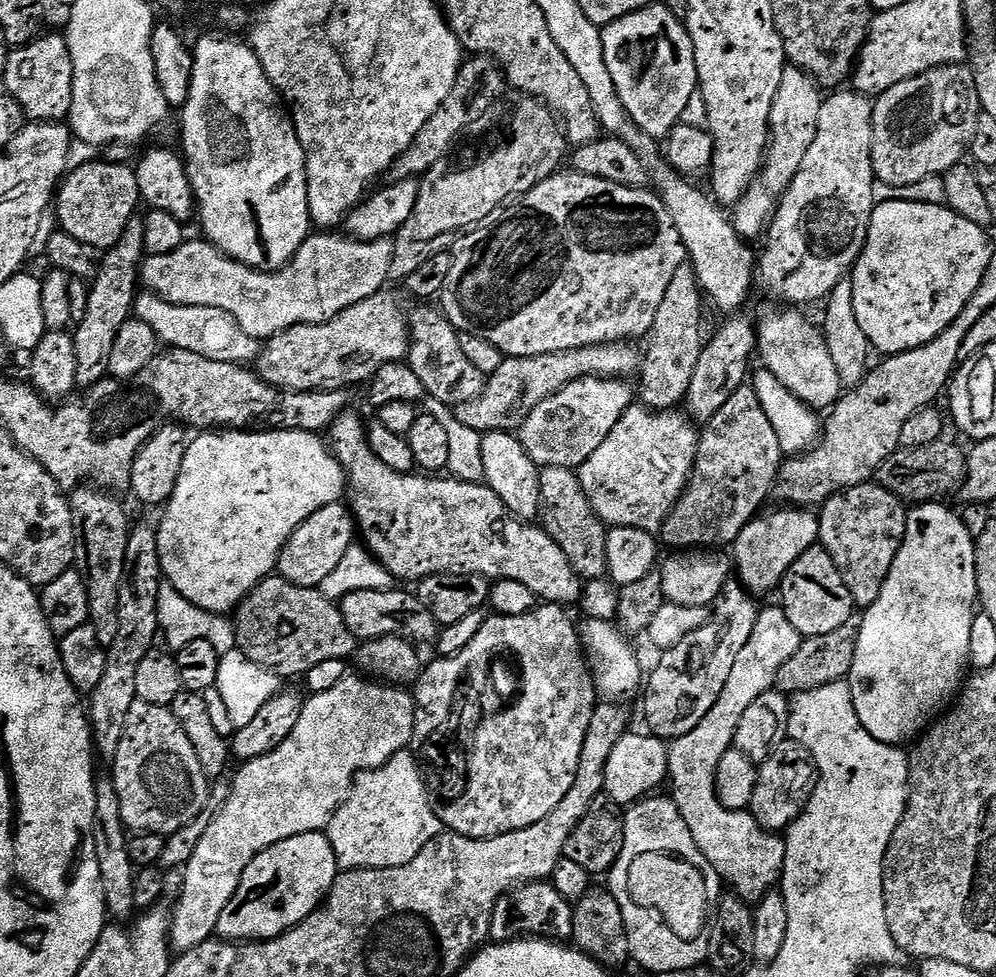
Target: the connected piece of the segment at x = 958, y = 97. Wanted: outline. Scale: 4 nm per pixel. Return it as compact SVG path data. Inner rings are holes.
M960 64L932 68L875 97L872 169L877 181L904 187L931 176L943 177L965 159L980 113L972 71Z

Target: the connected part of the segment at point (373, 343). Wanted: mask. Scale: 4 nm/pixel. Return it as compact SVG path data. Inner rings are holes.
M381 290L362 302L354 302L342 314L321 324L299 324L290 330L269 336L254 361L254 371L270 386L295 392L329 392L344 390L347 384L360 384L371 381L372 375L384 364L399 364L408 355L410 343L410 320L404 317L400 304L387 291Z

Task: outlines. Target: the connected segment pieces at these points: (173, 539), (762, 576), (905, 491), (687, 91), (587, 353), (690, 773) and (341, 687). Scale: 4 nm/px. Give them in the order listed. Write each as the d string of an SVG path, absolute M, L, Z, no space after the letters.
M208 430L189 443L186 450L186 459L182 461L182 474L178 474L178 486L174 486L174 494L168 499L163 509L164 517L156 528L158 534L158 558L160 559L160 571L167 583L173 584L194 606L198 606L207 612L219 612L221 614L231 613L239 608L240 603L249 596L266 577L273 575L278 564L280 551L284 544L294 534L294 530L310 514L322 510L326 506L337 503L345 495L346 477L344 468L340 461L330 451L329 445L324 444L315 432L249 432L247 430Z
M780 506L777 509L777 512L765 511L751 520L742 534L738 534L734 545L735 575L752 594L775 593L790 566L794 566L794 562L802 558L806 550L817 547L820 538L820 518L815 511L795 506Z
M947 439L934 442L930 446L917 448L900 448L882 466L874 477L875 483L890 490L899 500L912 506L929 502L940 502L951 494L959 493L964 487L964 479L968 473L968 458L965 449L956 444L948 444Z
M657 2L612 24L603 25L600 37L606 54L606 67L618 90L618 98L622 98L622 106L626 106L626 114L630 114L633 122L646 134L657 138L667 137L680 123L686 102L697 95L700 82L694 58L694 42L688 33L687 23L665 8L663 3Z
M621 342L619 344L599 344L598 346L586 346L578 350L566 350L558 354L542 354L541 356L509 356L494 370L494 374L487 377L482 394L478 398L472 398L470 402L462 402L455 405L454 411L458 422L481 433L485 432L511 432L515 433L526 422L530 410L538 406L538 402L546 402L558 390L570 386L570 382L580 380L584 376L602 376L605 378L632 378L640 371L642 352L632 342Z
M761 607L757 611L754 631L750 633L750 642L746 642L746 646L742 646L738 658L734 658L734 666L730 669L730 678L726 682L726 686L722 686L722 694L718 694L718 702L714 702L710 714L706 714L706 718L702 718L702 722L698 722L698 726L694 726L694 730L690 730L690 734L682 734L682 738L671 741L668 749L668 780L670 785L672 784L670 798L678 806L686 826L690 826L690 838L694 838L698 850L702 850L703 863L713 868L720 875L721 881L727 887L729 884L733 888L729 889L739 899L749 902L762 899L764 895L779 885L786 862L784 837L774 832L767 832L753 818L751 811L731 812L726 806L722 806L716 793L716 771L718 770L718 762L722 762L722 754L726 754L728 749L735 745L738 722L742 722L742 714L746 714L748 707L760 695L776 688L778 670L782 670L784 663L791 658L794 650L798 650L800 645L802 638L798 634L798 630L794 630L790 618L786 618L783 607L775 607Z
M349 674L338 686L325 692L309 695L304 701L302 718L298 718L290 738L270 754L241 763L240 773L230 780L228 797L220 812L210 822L210 830L198 842L194 858L184 865L184 885L176 900L176 909L170 912L170 944L177 953L194 950L202 942L216 936L218 918L226 910L226 902L234 898L242 882L242 874L262 850L307 832L324 832L334 814L342 806L359 772L380 768L390 758L405 751L416 733L416 697L400 686L389 686L360 674Z

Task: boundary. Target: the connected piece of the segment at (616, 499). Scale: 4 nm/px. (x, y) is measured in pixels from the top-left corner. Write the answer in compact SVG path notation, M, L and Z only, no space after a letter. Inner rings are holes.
M639 402L633 403L622 418L618 418L618 426L610 430L606 442L602 442L602 446L598 446L598 450L579 466L580 485L590 506L602 517L605 525L631 526L643 532L659 533L664 519L672 512L692 477L700 437L697 425L683 411L651 412Z

